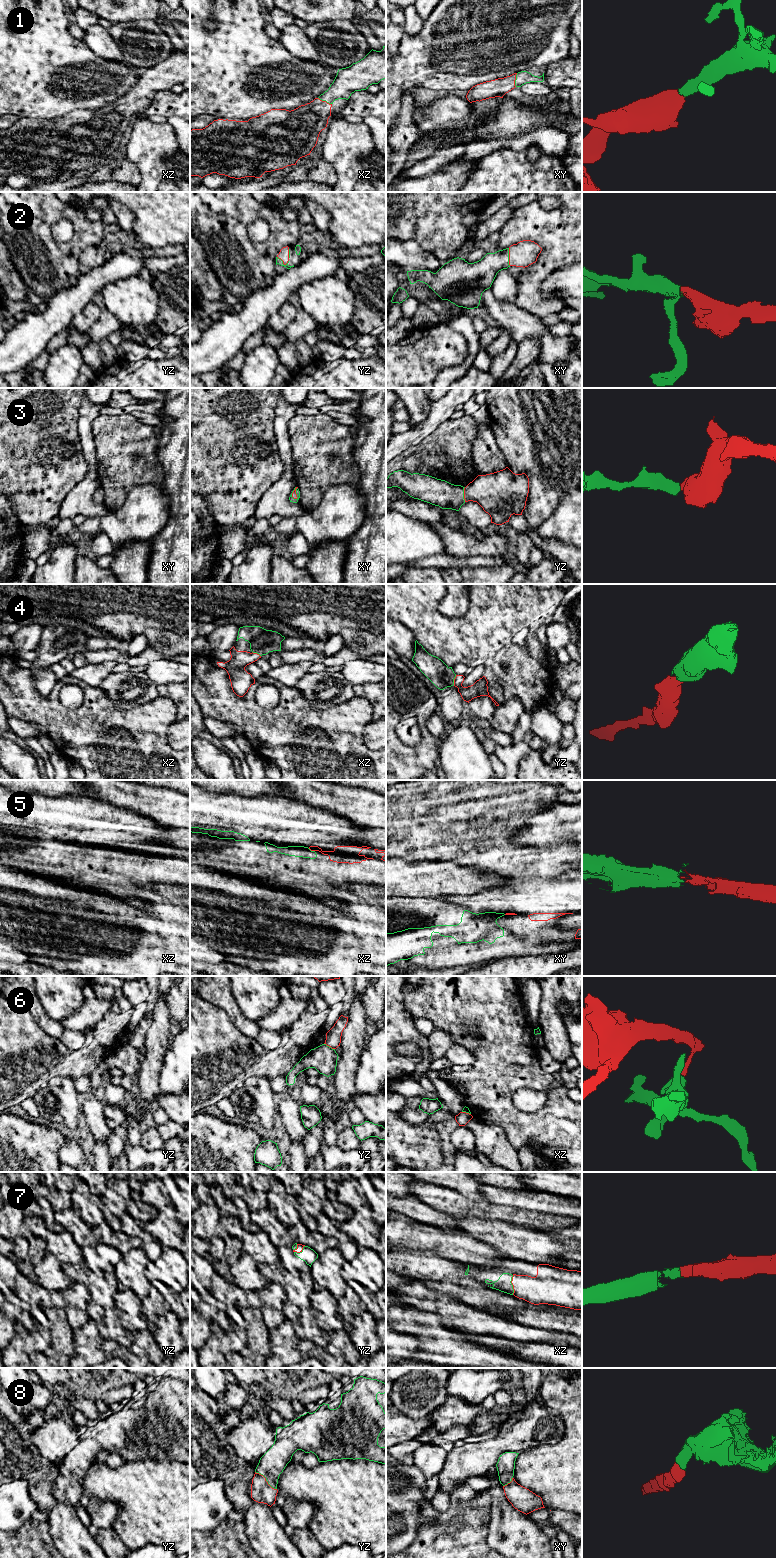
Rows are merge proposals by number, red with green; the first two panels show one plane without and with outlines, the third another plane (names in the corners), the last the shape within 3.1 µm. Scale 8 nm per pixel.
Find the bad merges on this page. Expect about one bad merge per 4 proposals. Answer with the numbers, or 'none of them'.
6

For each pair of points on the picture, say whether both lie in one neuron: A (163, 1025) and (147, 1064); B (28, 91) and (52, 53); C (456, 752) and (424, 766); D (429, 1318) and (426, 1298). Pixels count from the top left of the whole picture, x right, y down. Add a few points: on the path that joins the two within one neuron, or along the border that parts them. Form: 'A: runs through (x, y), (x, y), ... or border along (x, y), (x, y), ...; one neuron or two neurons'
A: runs through (158, 1035), (154, 1054); one neuron
B: runs through (34, 82), (35, 76), (41, 70), (43, 62); one neuron
C: border along (441, 739), (438, 745), (437, 758); two neurons
D: border along (411, 1307), (417, 1310), (436, 1313), (440, 1317); two neurons

